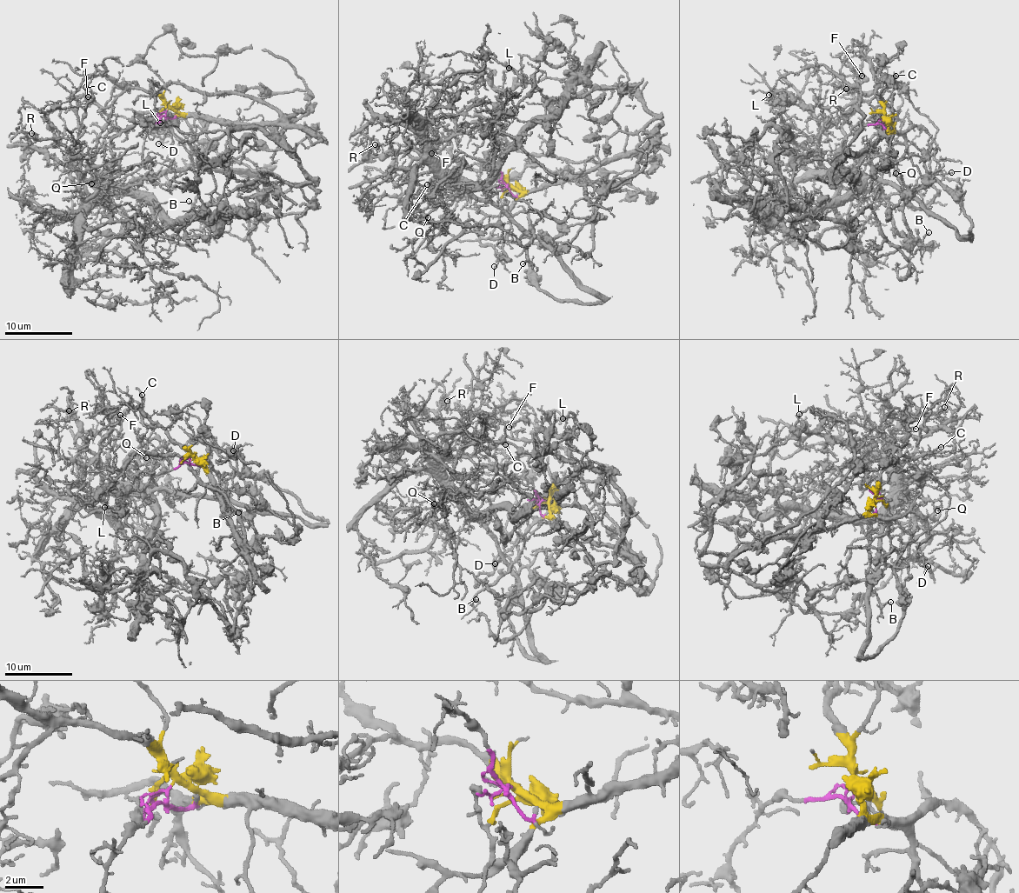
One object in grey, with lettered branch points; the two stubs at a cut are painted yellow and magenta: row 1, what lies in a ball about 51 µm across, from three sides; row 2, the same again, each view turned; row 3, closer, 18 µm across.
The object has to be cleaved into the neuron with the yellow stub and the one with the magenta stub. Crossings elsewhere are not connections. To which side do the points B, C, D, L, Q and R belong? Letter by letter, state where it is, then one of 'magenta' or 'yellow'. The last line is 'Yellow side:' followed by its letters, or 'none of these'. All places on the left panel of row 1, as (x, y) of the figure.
B: place (189, 201); yellow
C: place (85, 87); yellow
D: place (158, 143); yellow
L: place (160, 123); magenta
Q: place (91, 183); magenta
R: place (31, 133); magenta
Yellow side: B, C, D

